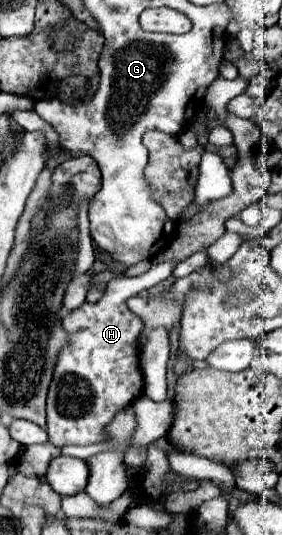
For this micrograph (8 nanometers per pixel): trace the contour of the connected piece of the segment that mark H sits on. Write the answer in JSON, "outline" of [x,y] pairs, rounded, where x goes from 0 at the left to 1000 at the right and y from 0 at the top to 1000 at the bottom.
{"outline":[[[621,492],[543,495],[493,518],[415,518],[379,529],[372,551],[344,566],[294,566],[259,578],[223,611],[245,626],[245,645],[209,660],[167,746],[167,813],[195,836],[323,832],[372,824],[372,794],[401,776],[479,750],[507,731],[507,701],[486,675],[486,630],[507,611],[443,563],[521,536],[592,521]]]}

